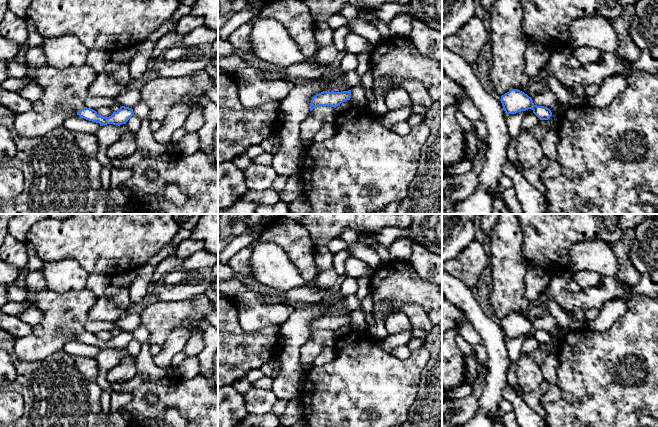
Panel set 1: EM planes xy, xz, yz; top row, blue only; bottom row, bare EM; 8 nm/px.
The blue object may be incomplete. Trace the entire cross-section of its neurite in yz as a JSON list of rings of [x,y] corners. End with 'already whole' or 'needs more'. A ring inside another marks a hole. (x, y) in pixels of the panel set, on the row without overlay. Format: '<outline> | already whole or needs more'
[[[518,313],[509,314],[501,320],[500,325],[506,338],[516,338],[532,333],[540,344],[548,344],[552,340],[549,332],[535,329],[531,321]]] | already whole

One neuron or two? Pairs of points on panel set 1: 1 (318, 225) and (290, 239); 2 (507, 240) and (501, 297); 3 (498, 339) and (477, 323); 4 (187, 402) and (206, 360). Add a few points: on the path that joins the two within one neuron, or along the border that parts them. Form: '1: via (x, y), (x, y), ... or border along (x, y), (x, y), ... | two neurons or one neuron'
1: border along (300, 224), (308, 232), (315, 246) | two neurons
2: via (507, 254), (507, 283) | one neuron
3: via (493, 335), (482, 324) | one neuron
4: border along (200, 373), (207, 379) | two neurons

